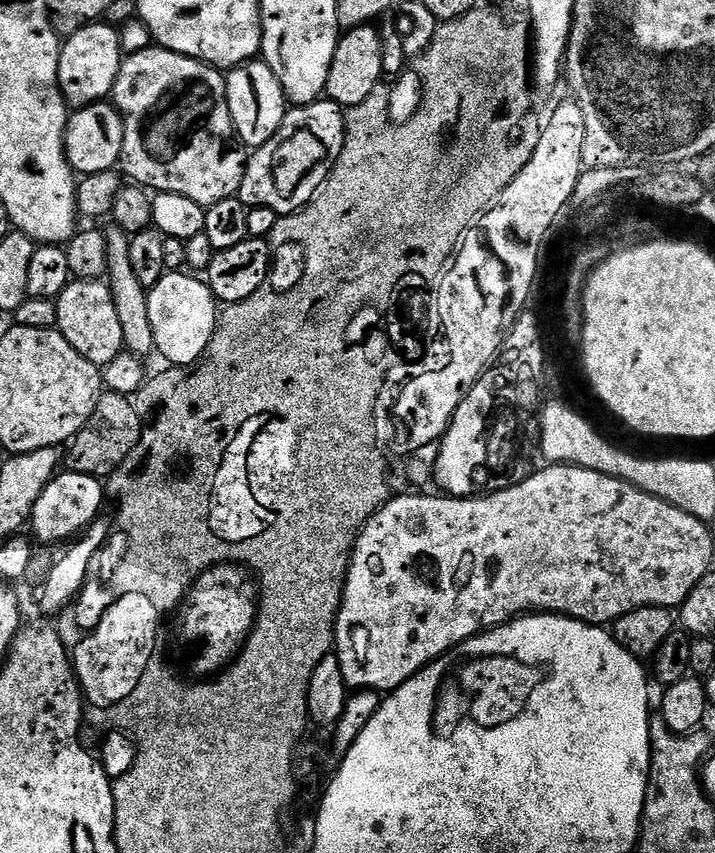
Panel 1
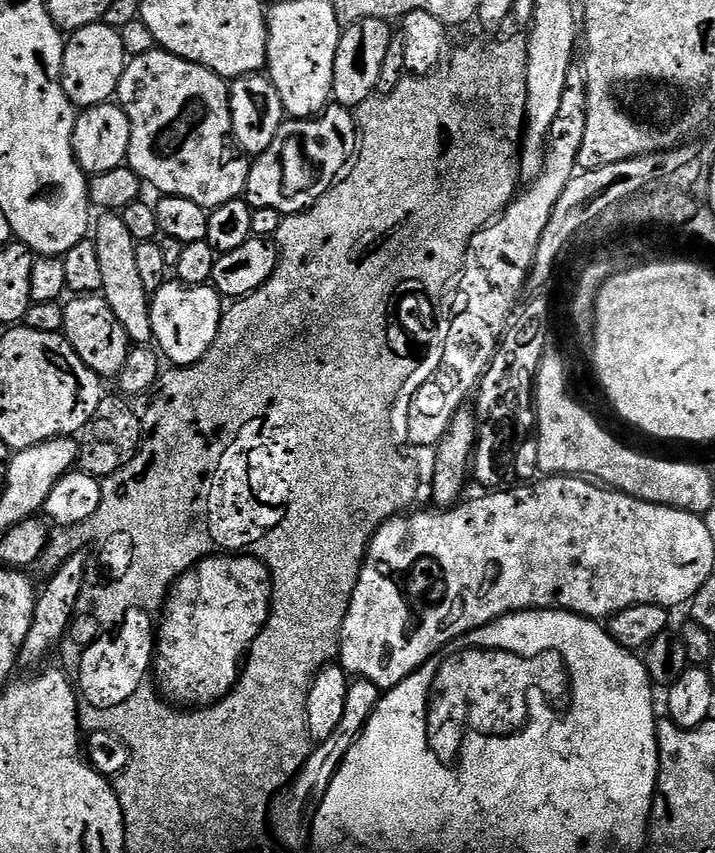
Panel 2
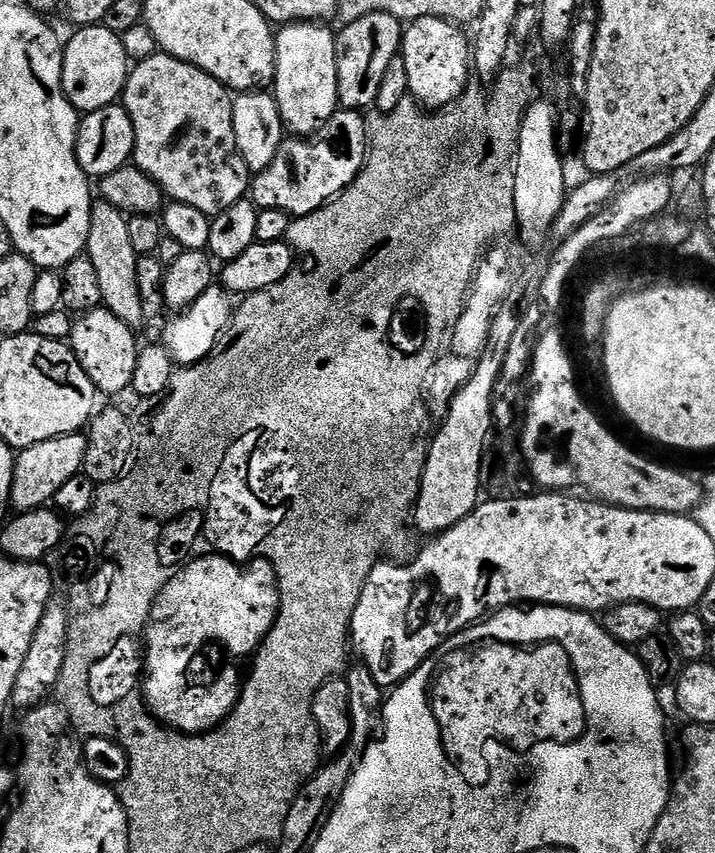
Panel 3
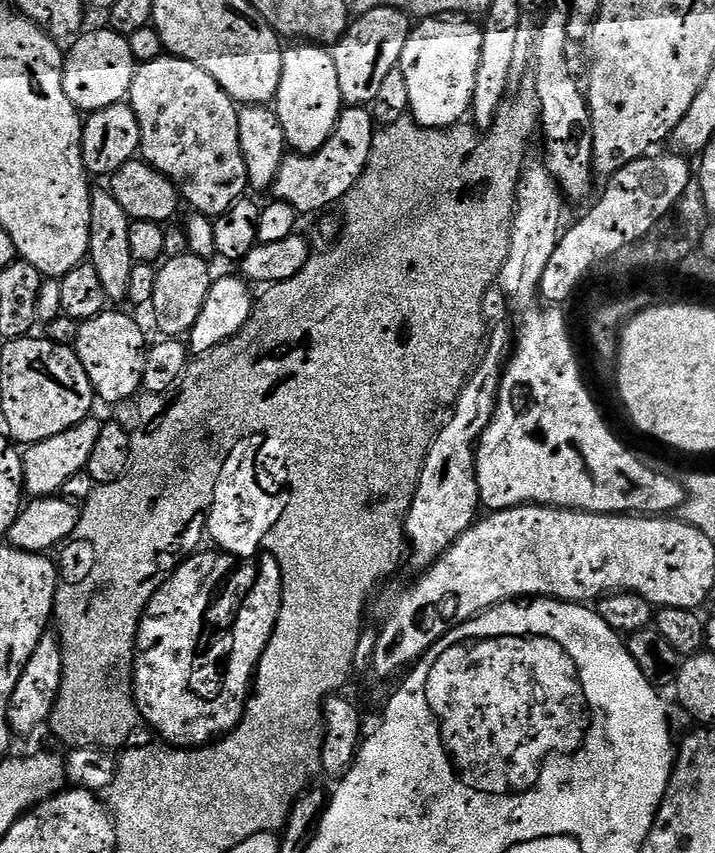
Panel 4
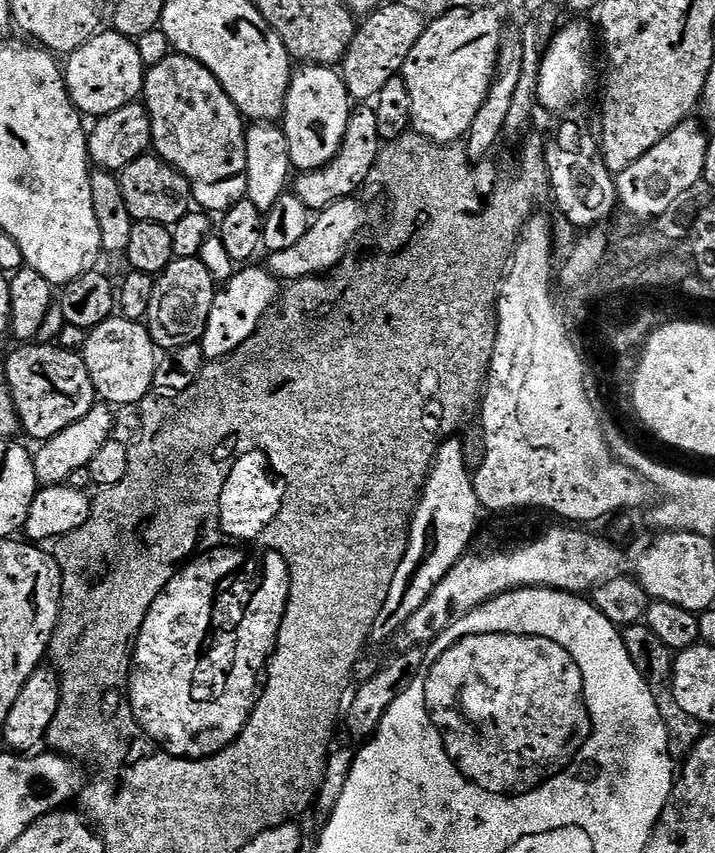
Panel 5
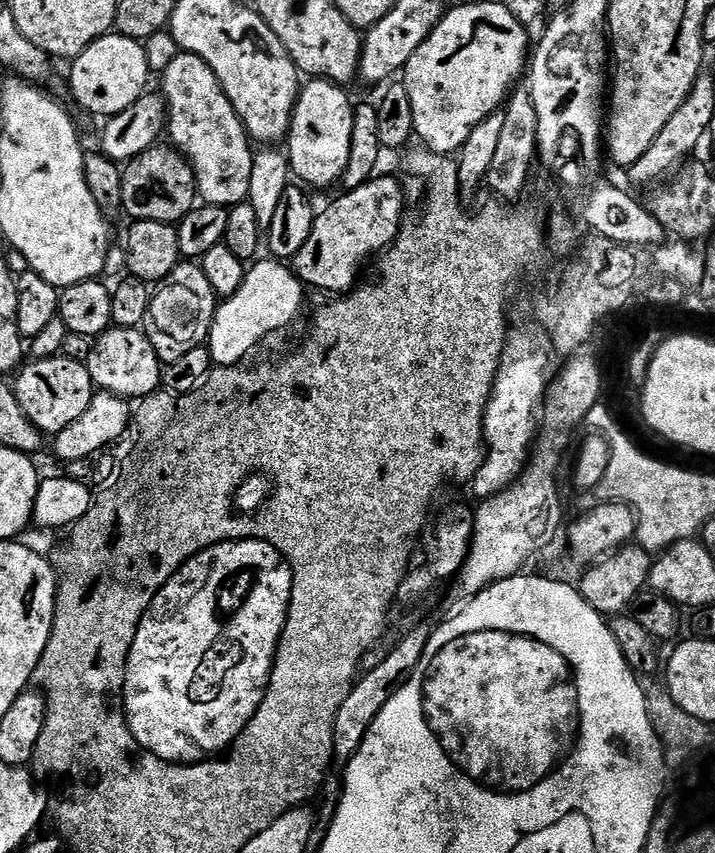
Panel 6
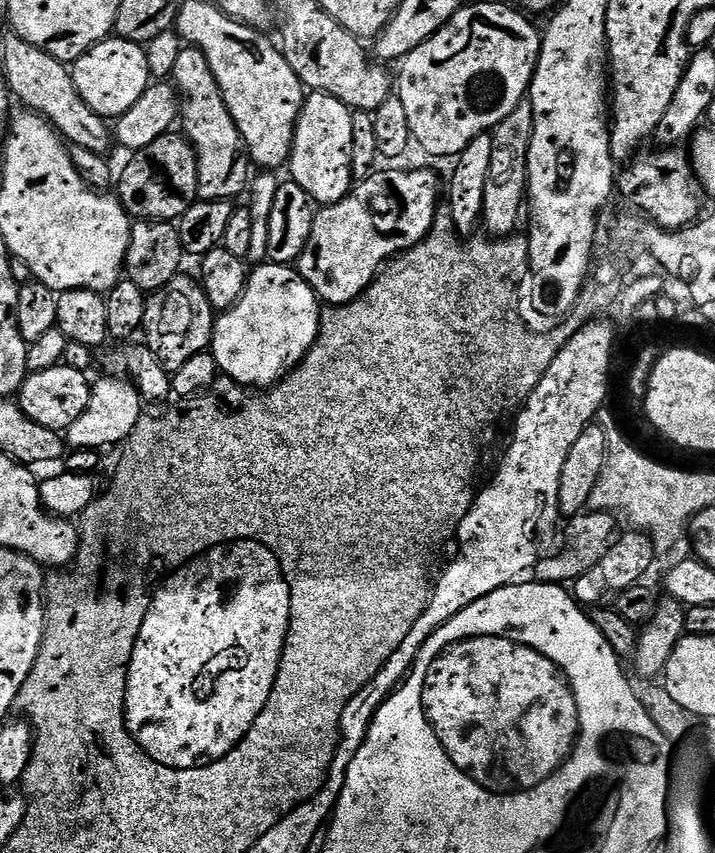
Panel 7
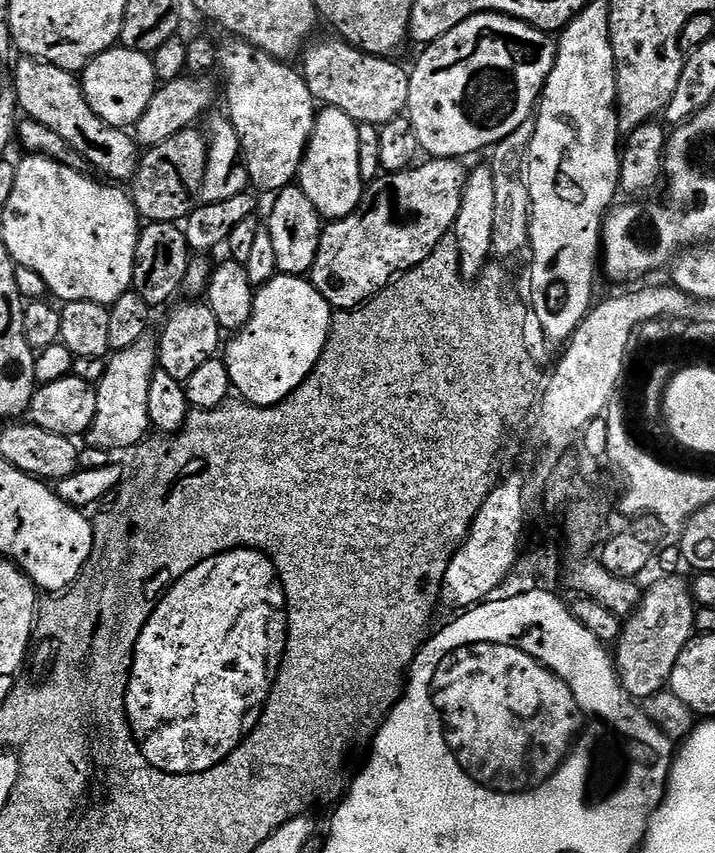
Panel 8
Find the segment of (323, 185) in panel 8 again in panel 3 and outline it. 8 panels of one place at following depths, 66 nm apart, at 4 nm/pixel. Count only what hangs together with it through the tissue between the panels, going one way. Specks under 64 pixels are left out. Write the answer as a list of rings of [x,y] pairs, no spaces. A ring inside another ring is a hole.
[[[320,22],[285,24],[275,33],[276,78],[274,95],[289,133],[303,138],[317,132],[338,111],[336,36]]]

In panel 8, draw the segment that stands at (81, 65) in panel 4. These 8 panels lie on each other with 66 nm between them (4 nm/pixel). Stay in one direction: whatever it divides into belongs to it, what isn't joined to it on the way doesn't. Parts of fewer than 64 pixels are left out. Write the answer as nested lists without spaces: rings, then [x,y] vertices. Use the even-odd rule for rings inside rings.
[[[119,46],[95,56],[82,73],[82,83],[94,114],[110,126],[125,130],[135,126],[142,114],[146,114],[146,106],[150,106],[150,98],[158,87],[151,55]]]

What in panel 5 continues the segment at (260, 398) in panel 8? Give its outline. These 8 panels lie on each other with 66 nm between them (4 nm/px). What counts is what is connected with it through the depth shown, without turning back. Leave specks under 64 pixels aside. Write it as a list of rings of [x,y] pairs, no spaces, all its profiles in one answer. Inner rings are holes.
[[[256,266],[241,267],[244,268],[241,272],[240,269],[233,271],[232,279],[216,293],[206,330],[198,341],[208,360],[223,360],[225,356],[235,352],[238,346],[242,346],[242,342],[249,340],[256,333],[256,327],[263,320],[265,312],[278,299],[276,277],[263,267],[252,267]]]

